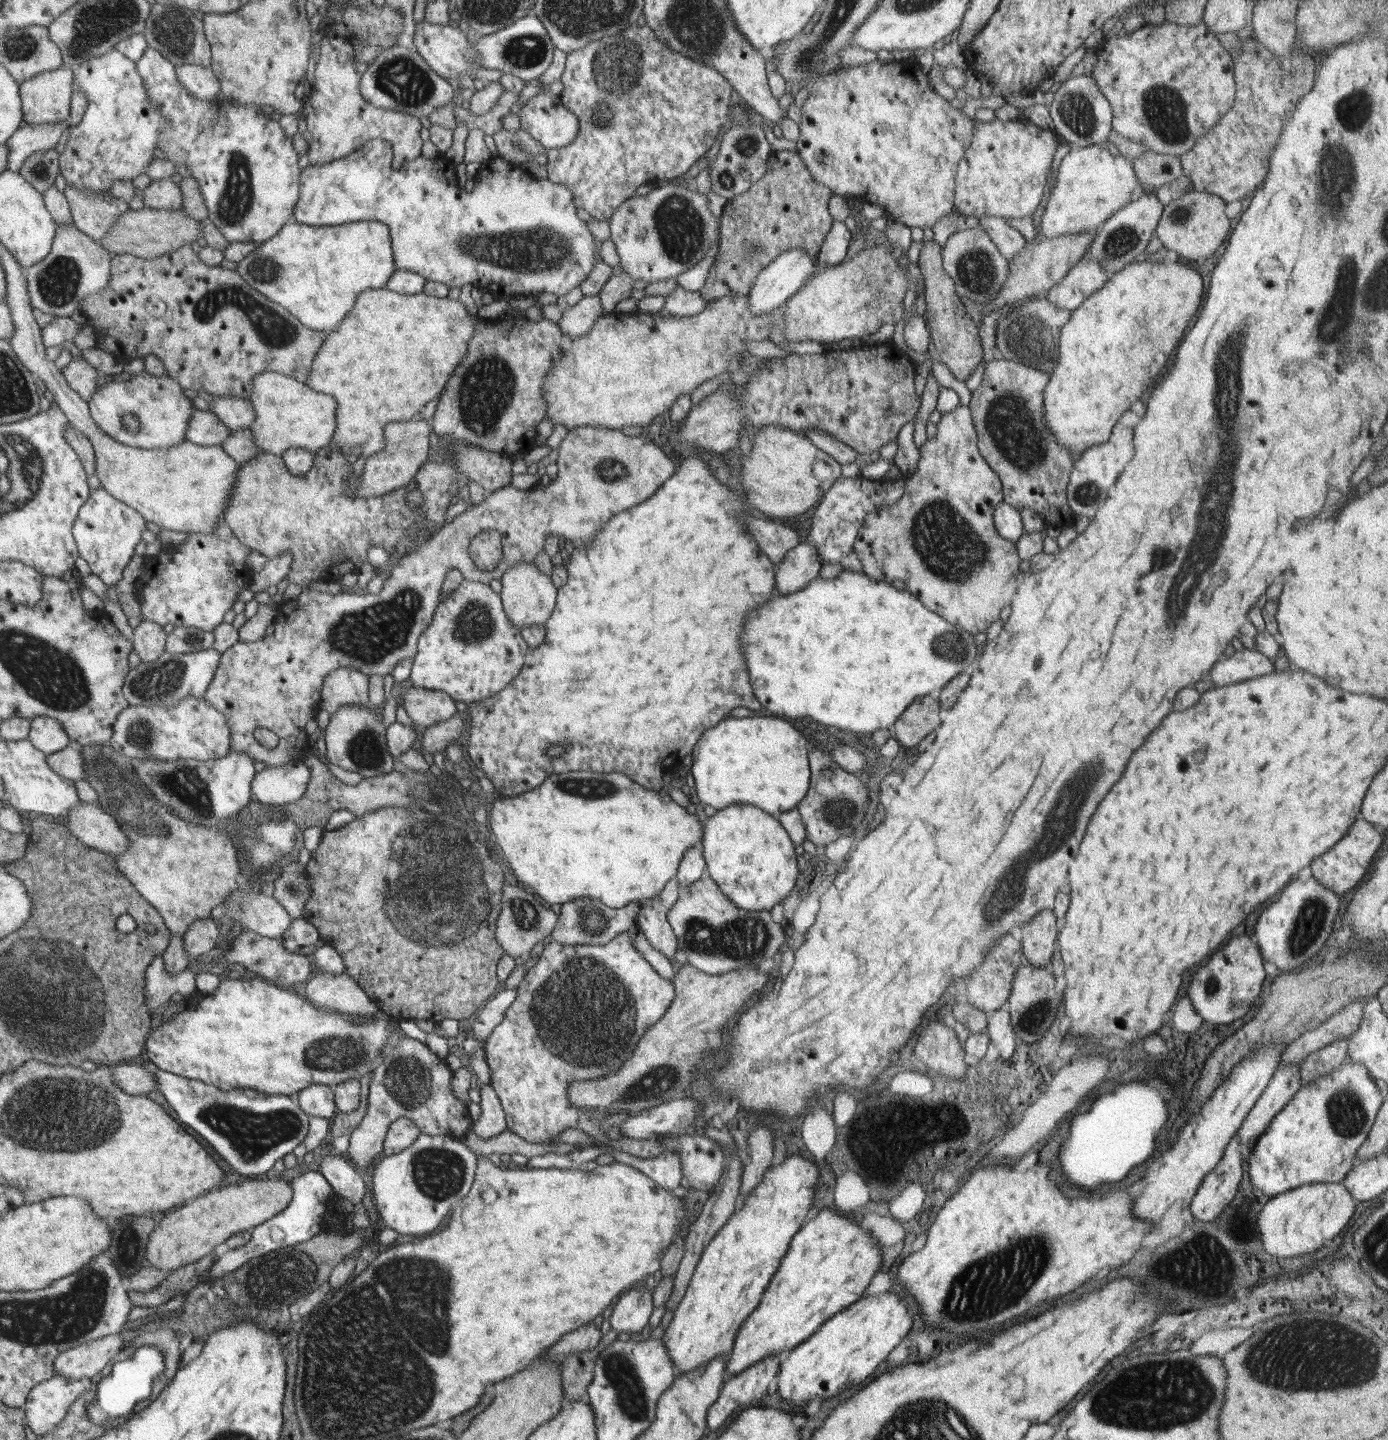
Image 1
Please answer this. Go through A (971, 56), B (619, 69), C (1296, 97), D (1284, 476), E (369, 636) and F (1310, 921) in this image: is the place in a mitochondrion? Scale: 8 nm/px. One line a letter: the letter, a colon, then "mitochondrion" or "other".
A: other
B: mitochondrion
C: other
D: other
E: mitochondrion
F: mitochondrion

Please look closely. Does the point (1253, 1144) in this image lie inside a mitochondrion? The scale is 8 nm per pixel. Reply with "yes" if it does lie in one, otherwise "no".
no

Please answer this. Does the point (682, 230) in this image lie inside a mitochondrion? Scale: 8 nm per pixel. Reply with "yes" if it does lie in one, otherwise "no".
yes

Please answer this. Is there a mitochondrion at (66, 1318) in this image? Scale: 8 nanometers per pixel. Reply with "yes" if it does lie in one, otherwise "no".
yes

